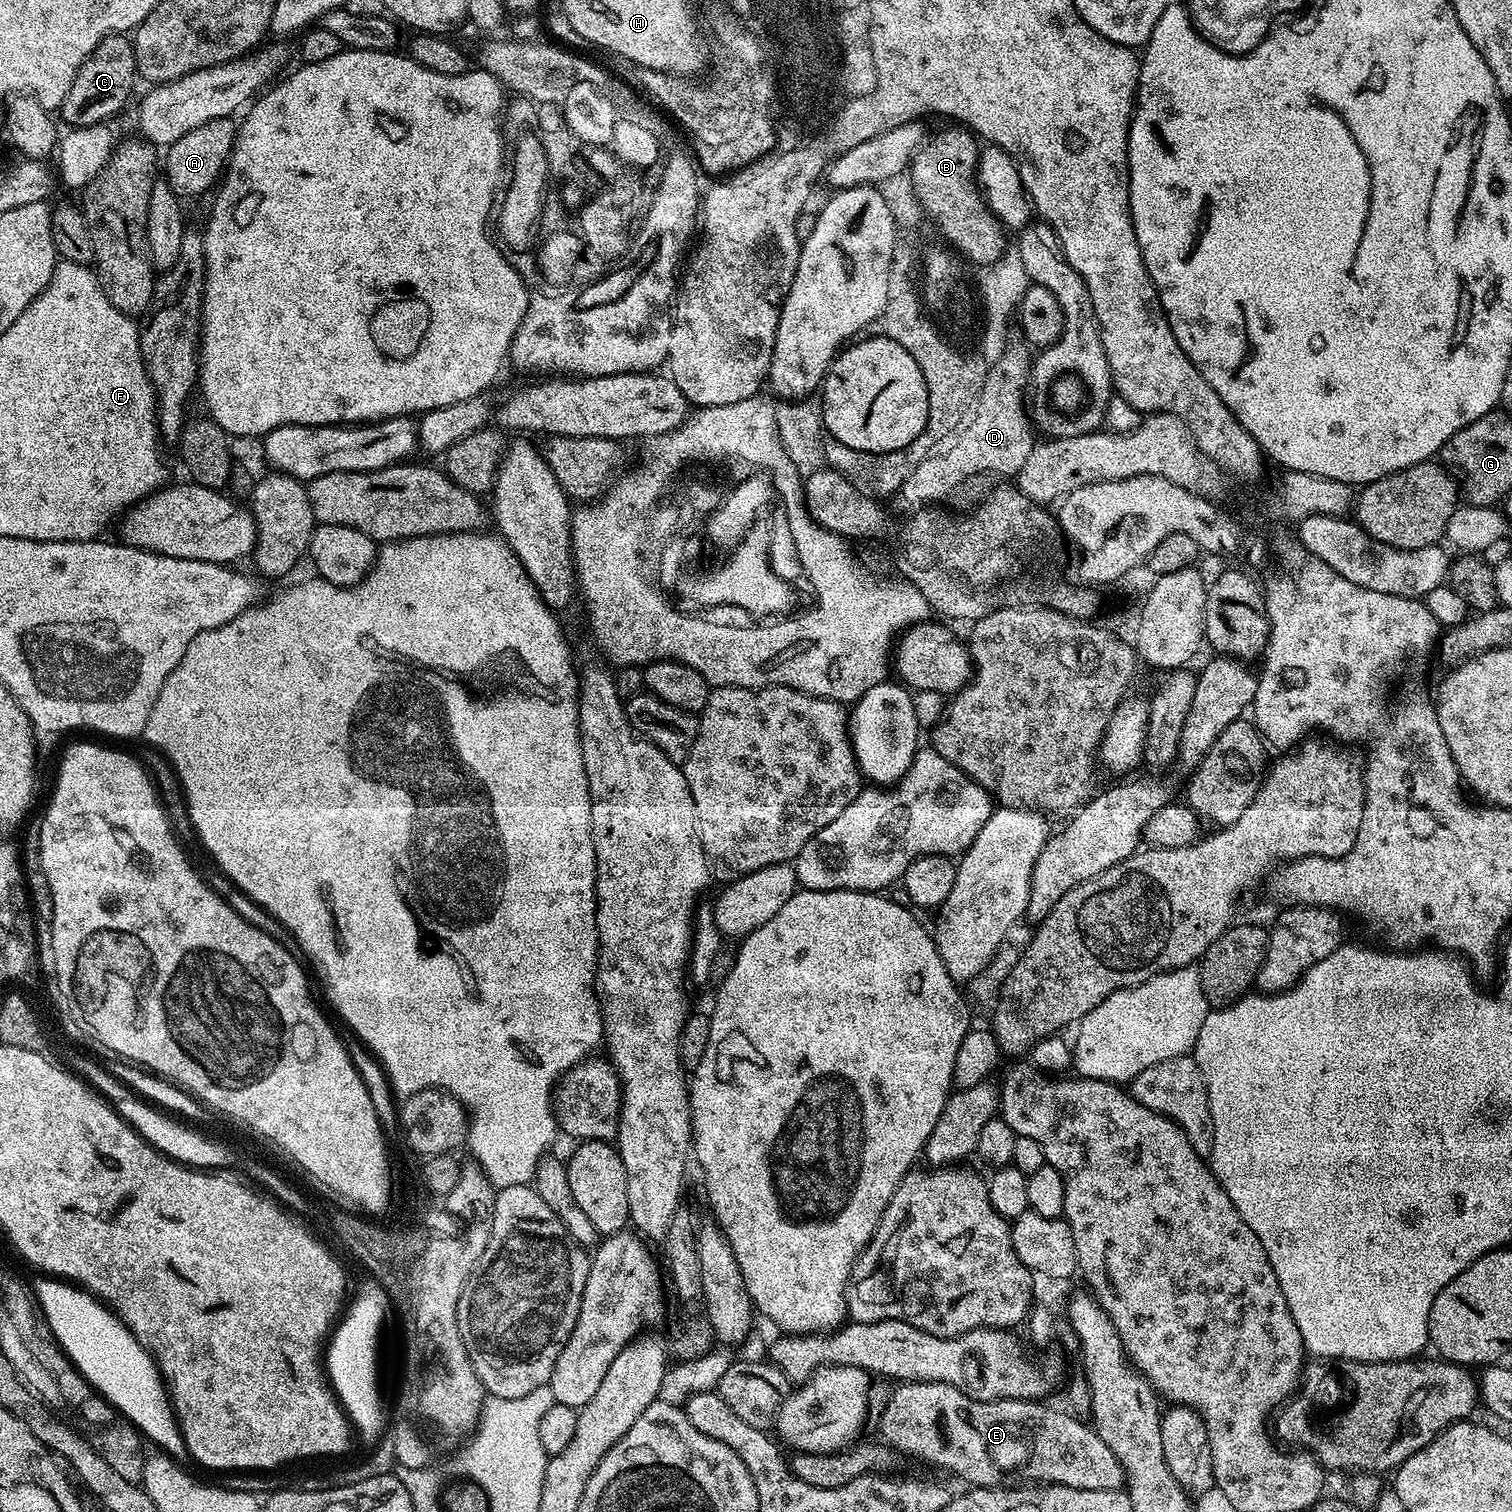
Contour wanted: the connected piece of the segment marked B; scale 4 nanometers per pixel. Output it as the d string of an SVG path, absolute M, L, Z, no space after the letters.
M963 126L952 127L956 128L944 128L941 132L934 133L933 136L931 133L920 145L910 165L914 194L917 196L917 201L925 217L936 223L937 230L953 244L948 243L965 261L974 260L978 266L992 264L1005 256L1004 235L1006 235L1006 229L988 211L981 189L978 187L976 175L980 163L980 148L977 137Z

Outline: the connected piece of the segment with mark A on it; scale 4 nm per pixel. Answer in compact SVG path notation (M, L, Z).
M232 116L214 118L214 122L205 122L203 126L190 130L190 134L182 134L178 142L167 145L168 157L162 160L162 176L177 196L200 196L203 192L211 193L217 187L228 163L228 155L232 152L232 144L236 141L237 127Z

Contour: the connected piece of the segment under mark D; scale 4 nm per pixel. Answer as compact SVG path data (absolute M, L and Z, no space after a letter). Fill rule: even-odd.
M1009 343L1002 358L989 367L986 382L982 386L982 394L978 398L978 410L974 410L974 418L970 418L967 428L959 431L951 441L947 450L937 450L928 459L920 463L906 478L900 487L898 499L908 507L908 510L920 510L925 506L940 506L943 500L949 500L956 510L971 510L1001 482L1011 481L1022 470L1026 458L1030 458L1030 450L1034 443L1034 425L1026 407L1026 393L1030 383L1030 352L1023 343Z

